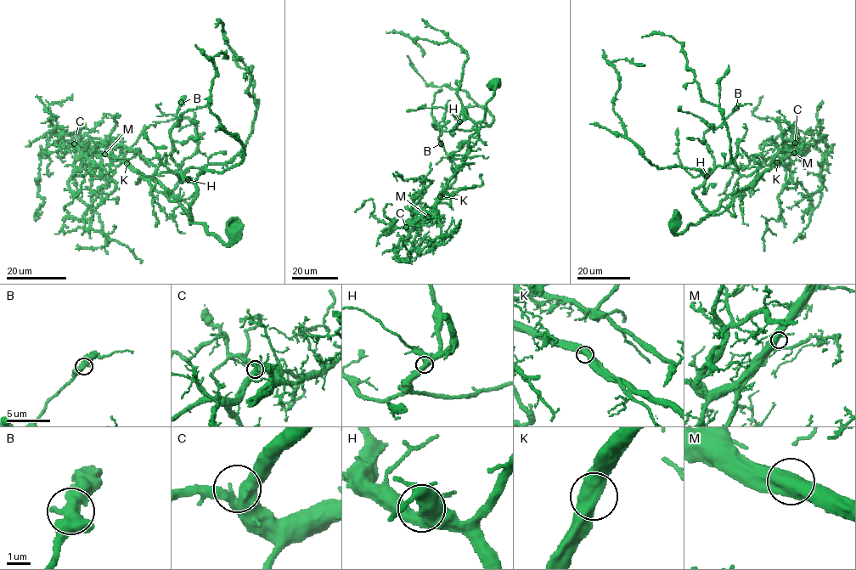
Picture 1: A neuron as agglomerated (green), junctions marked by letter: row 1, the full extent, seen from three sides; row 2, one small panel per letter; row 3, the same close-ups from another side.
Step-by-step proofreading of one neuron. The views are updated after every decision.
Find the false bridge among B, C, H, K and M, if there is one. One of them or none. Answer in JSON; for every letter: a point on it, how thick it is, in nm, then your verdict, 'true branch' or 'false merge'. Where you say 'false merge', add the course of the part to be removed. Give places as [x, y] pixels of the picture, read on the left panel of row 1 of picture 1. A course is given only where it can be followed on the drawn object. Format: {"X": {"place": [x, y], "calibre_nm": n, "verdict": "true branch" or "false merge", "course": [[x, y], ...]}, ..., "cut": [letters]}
{"B": {"place": [181, 102], "calibre_nm": 550, "verdict": "true branch"}, "C": {"place": [74, 143], "calibre_nm": 550, "verdict": "true branch"}, "H": {"place": [188, 179], "calibre_nm": 550, "verdict": "true branch"}, "K": {"place": [126, 163], "calibre_nm": 600, "verdict": "true branch"}, "M": {"place": [104, 154], "calibre_nm": 600, "verdict": "true branch"}, "cut": []}

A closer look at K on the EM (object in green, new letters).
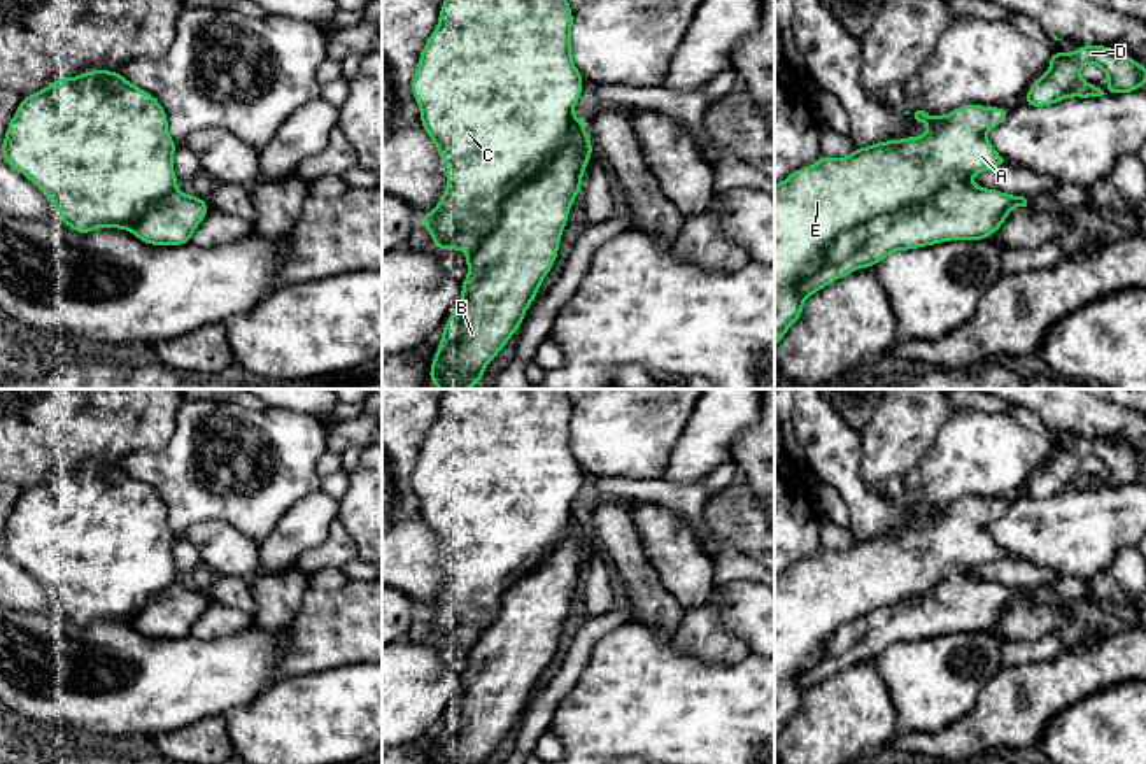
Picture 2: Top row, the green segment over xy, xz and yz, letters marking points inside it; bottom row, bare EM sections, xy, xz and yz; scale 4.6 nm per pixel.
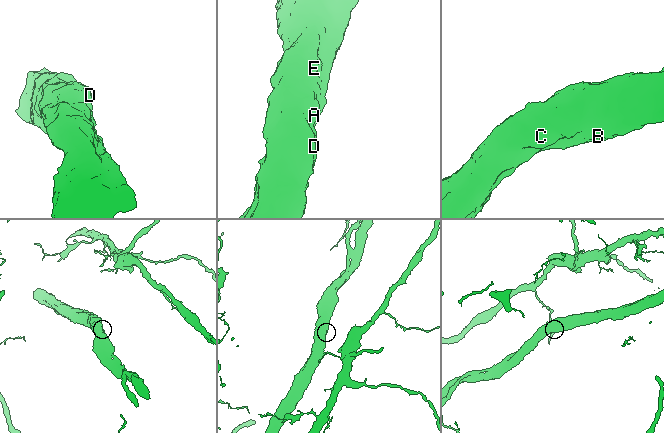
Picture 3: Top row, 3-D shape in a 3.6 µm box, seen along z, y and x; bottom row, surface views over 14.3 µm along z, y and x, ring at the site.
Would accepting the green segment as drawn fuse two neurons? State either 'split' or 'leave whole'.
leave whole

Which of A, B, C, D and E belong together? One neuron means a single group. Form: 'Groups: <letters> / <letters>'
Groups: A B C D E

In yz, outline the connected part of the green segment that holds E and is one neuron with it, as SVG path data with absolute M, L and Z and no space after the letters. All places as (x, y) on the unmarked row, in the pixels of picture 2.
M969 496L934 510L915 505L918 515L930 520L920 529L883 533L855 540L846 550L822 547L815 557L797 561L775 578L775 741L789 720L803 710L804 692L838 671L871 661L897 643L911 643L951 633L987 633L1016 599L1027 599L1023 589L980 580L967 573L980 564L1001 561L1008 554L994 541L987 524L999 519L1011 503Z

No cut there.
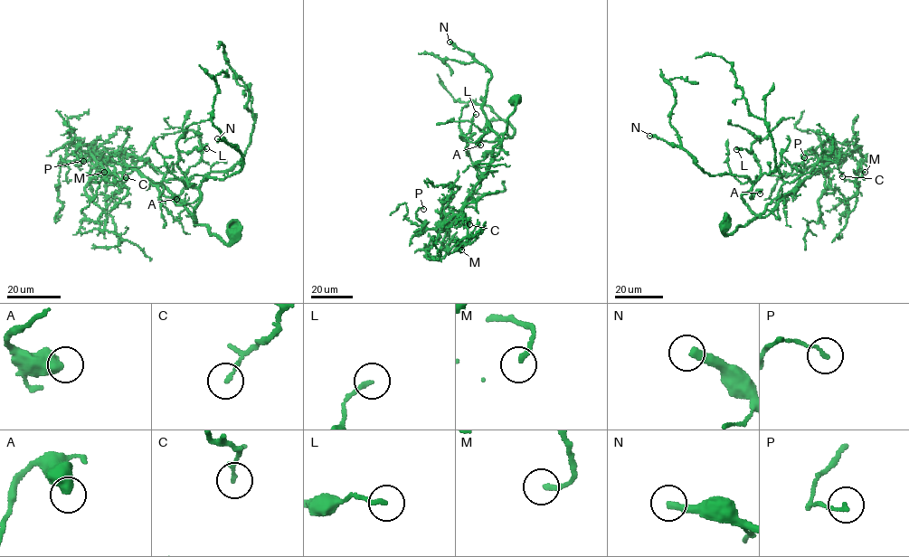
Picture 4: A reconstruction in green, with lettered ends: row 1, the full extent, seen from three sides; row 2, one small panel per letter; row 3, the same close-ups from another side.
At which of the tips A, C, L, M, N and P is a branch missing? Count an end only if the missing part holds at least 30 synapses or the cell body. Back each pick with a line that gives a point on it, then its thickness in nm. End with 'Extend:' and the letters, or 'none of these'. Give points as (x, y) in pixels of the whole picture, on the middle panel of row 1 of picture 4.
N: (449, 42) | 320 nm
Extend: N

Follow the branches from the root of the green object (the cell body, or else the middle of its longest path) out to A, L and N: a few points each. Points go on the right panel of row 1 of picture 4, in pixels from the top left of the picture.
A: (724, 226), (725, 234), (733, 233), (772, 212), (781, 198), (755, 213), (742, 196), (760, 193)
L: (724, 226), (733, 233), (781, 199), (762, 213), (751, 210), (742, 196), (761, 168), (752, 151), (736, 149)
N: (724, 226), (733, 233), (781, 199), (755, 213), (742, 196), (748, 178), (704, 173), (649, 136)

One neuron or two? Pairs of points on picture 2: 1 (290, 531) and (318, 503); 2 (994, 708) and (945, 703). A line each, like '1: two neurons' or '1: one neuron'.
1: one neuron
2: two neurons

